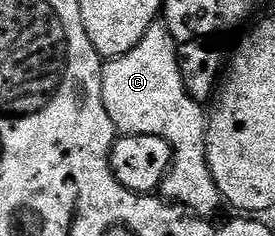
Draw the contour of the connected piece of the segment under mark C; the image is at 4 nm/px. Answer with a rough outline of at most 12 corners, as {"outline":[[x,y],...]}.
{"outline":[[164,22],[101,68],[121,135],[163,137],[159,191],[198,217],[223,200],[207,111],[190,97]]}

